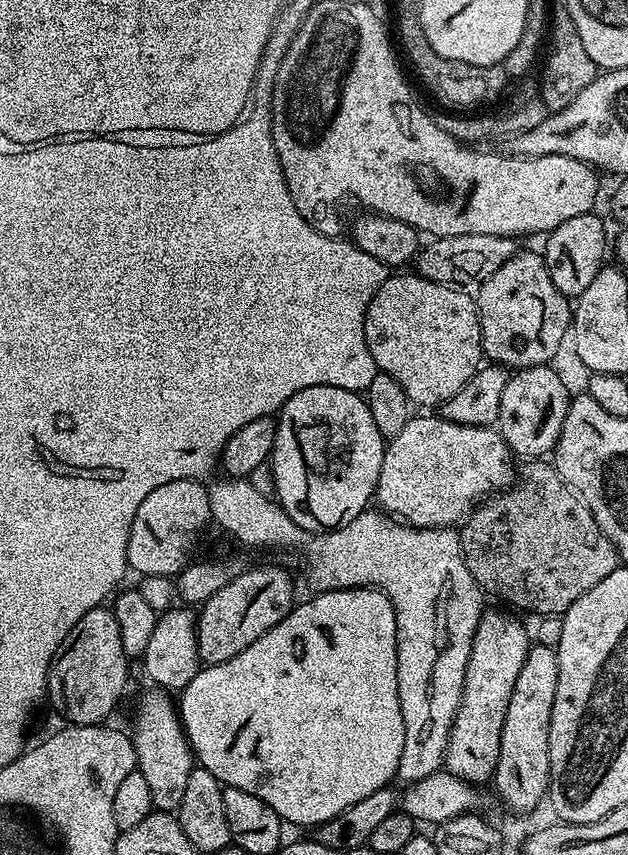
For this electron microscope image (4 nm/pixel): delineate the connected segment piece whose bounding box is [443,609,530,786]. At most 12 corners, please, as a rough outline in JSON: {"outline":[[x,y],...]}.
{"outline":[[485,611],[443,767],[493,779],[530,632]]}

